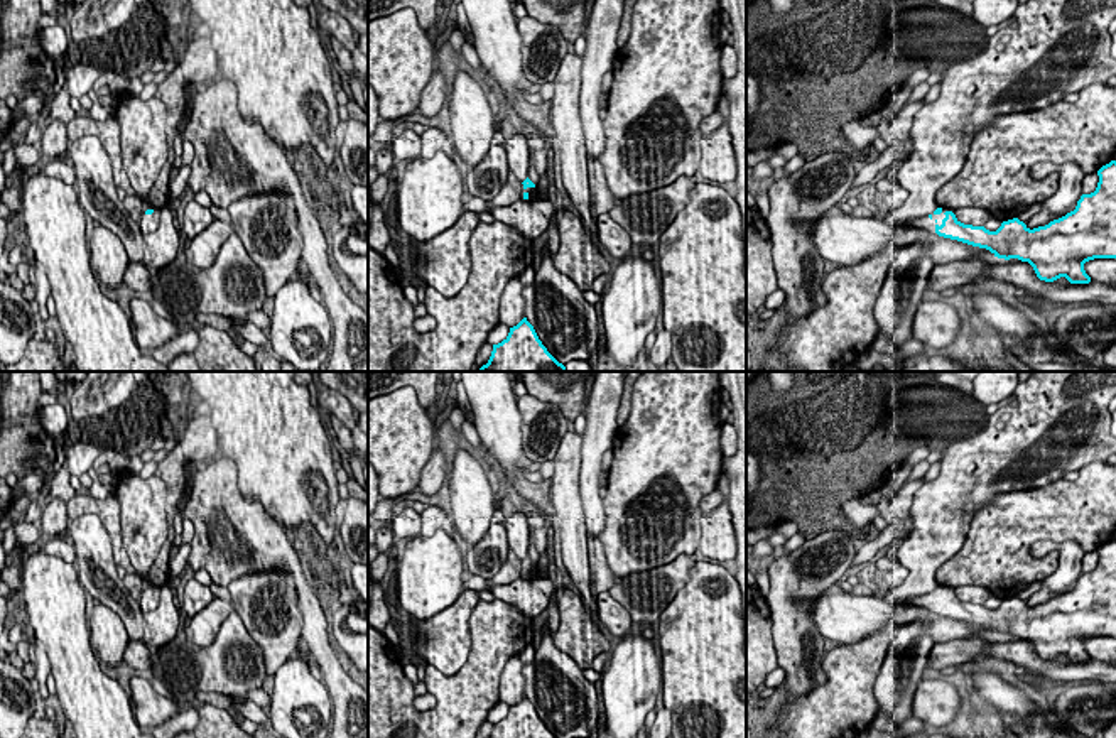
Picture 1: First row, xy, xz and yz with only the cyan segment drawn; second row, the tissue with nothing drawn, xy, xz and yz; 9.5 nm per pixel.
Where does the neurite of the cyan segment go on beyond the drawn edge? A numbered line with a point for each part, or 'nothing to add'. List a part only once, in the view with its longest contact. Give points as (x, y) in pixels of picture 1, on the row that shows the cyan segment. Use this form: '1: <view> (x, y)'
1: yz (924, 223)

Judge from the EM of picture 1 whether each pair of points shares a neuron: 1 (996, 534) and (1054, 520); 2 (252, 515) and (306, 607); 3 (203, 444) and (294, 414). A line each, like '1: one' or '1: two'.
1: one
2: one
3: two

